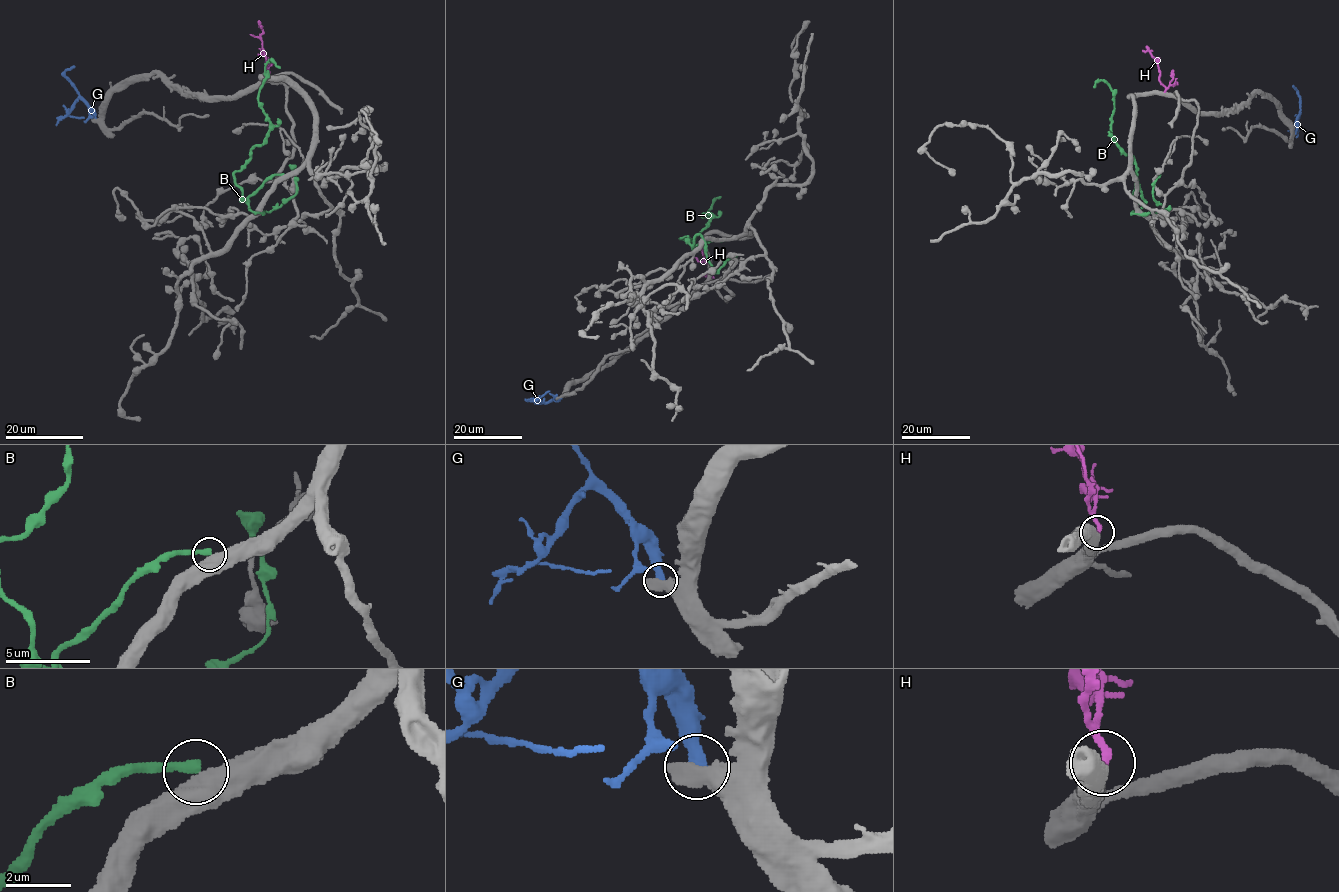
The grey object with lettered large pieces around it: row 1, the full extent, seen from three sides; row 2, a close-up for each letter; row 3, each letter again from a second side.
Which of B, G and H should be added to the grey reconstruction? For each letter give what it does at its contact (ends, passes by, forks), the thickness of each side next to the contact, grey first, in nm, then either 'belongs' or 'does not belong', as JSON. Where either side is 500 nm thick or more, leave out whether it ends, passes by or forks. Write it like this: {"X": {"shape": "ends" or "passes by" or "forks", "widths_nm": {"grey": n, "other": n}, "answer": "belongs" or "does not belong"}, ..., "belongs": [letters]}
{"B": {"widths_nm": {"grey": 700, "other": 320}, "answer": "does not belong"}, "G": {"widths_nm": {"grey": 550, "other": 400}, "answer": "does not belong"}, "H": {"widths_nm": {"grey": 550, "other": 220}, "answer": "does not belong"}, "belongs": []}

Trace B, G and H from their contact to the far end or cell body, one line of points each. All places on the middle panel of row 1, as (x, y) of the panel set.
B: (723, 241), (694, 246), (680, 238), (694, 239), (707, 226), (712, 214), (701, 215), (720, 197)
G: (559, 398), (546, 402), (530, 400), (536, 401), (549, 390)
H: (711, 267), (703, 258), (702, 249)

